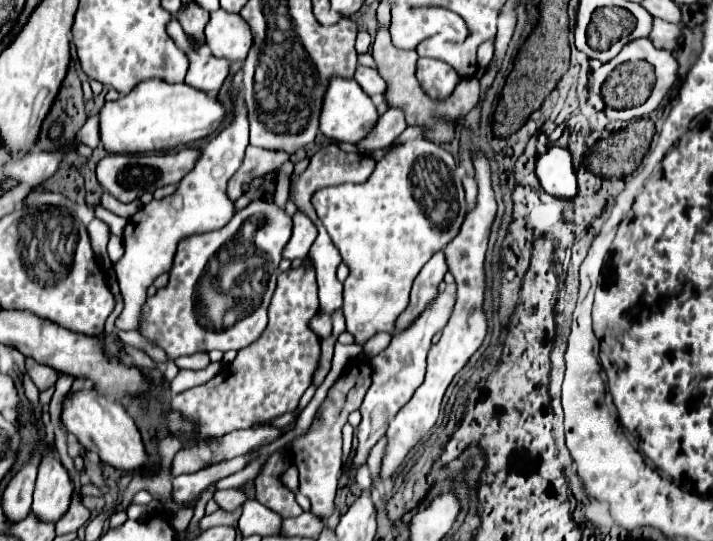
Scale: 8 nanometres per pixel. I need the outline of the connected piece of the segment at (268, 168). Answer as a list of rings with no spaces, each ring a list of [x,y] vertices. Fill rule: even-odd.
[[[248,146],[240,170],[228,182],[228,196],[232,200],[238,200],[244,194],[244,184],[250,184],[254,178],[260,178],[280,168],[280,164],[286,162],[288,158],[290,156],[286,152],[270,152],[256,146]]]

